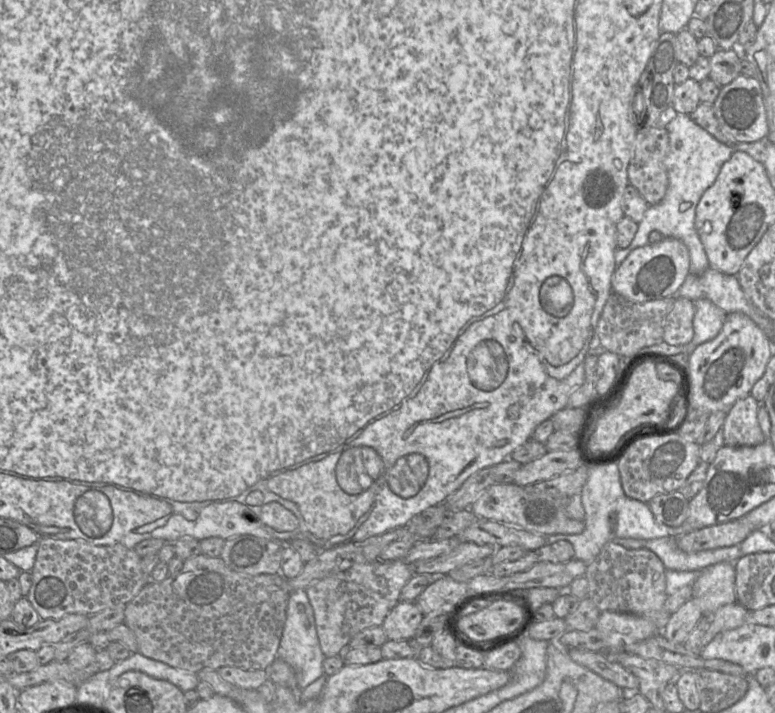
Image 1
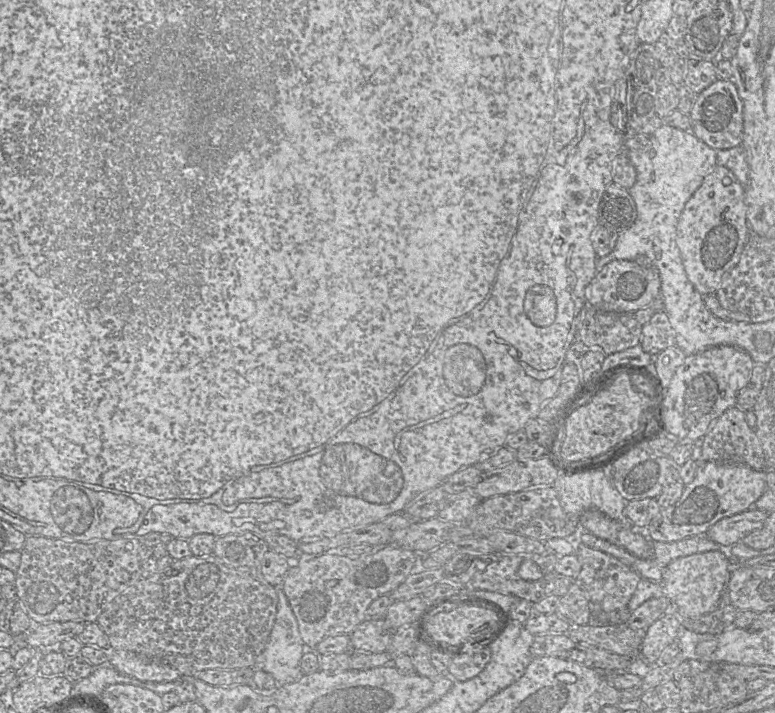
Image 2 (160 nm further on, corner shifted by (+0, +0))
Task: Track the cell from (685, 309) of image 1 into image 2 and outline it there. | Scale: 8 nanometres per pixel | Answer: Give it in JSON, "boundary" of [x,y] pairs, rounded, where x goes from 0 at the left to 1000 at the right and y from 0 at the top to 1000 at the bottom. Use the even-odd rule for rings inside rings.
{"boundary":[[[845,438],[828,461],[825,484],[832,494],[845,498],[862,487],[872,485],[871,481],[871,466],[859,438]]]}

